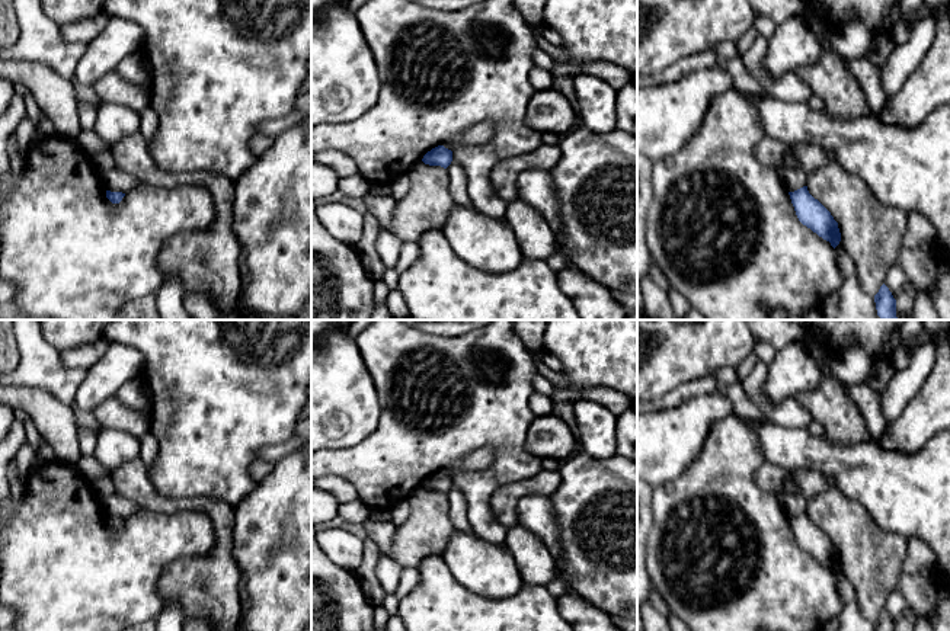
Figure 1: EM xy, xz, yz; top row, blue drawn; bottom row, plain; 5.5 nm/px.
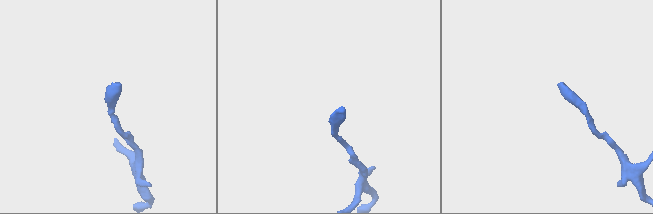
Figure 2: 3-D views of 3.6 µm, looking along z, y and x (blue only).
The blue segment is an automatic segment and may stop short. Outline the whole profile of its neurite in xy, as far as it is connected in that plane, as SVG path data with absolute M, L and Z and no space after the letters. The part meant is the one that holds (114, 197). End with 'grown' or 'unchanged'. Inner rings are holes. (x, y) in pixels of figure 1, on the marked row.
M116 167L106 173L102 173L100 180L106 188L106 198L112 204L119 204L128 192L137 189L141 185L141 182L132 174Z; grown

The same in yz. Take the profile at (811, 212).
M780 164L775 169L789 190L799 221L819 237L829 241L835 249L841 241L838 222L831 212L809 193L806 174L786 164Z; grown

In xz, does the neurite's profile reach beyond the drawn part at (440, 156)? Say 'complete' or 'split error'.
split error

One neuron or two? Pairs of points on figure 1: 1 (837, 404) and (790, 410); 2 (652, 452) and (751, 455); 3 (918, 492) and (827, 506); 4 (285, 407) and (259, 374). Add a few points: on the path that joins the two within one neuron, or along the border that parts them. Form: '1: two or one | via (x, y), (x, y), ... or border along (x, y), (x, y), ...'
1: two | border along (793, 397), (812, 419)
2: two | border along (715, 423), (700, 455), (675, 479)
3: two | border along (832, 477), (837, 487), (854, 499), (879, 527)
4: one | via (277, 399), (261, 383)

